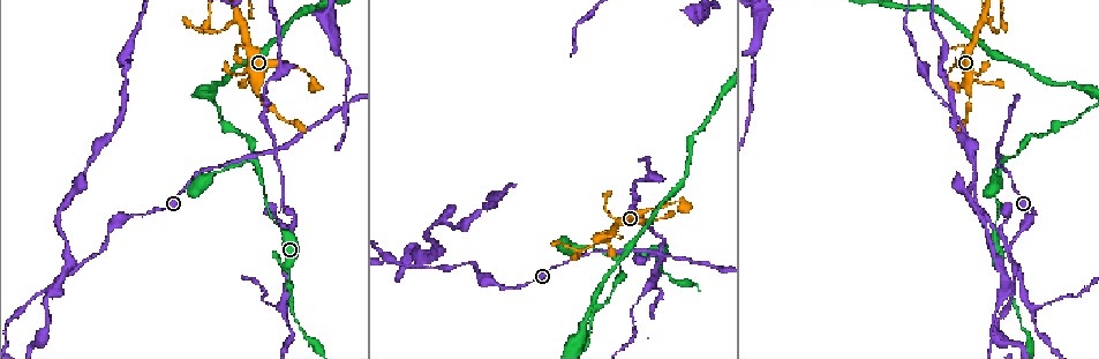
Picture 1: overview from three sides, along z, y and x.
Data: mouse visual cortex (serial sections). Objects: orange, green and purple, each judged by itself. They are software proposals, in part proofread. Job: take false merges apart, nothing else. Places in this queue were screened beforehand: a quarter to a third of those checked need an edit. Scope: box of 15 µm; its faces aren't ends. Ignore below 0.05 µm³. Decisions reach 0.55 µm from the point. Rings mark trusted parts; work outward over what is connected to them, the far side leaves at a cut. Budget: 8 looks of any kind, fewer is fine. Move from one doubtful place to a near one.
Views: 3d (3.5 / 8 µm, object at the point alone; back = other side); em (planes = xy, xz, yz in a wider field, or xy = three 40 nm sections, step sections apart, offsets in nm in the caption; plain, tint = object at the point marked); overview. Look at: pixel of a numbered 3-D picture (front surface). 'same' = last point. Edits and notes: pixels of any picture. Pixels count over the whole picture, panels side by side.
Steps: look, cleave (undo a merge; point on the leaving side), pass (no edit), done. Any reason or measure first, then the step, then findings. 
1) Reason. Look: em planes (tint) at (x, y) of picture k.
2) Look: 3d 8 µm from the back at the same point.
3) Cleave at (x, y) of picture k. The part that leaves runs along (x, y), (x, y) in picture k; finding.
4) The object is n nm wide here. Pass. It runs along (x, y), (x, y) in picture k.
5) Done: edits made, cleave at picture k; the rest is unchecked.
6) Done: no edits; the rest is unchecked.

Three-way junction. Look: 3d 3.5 µm at (237, 17) of picture 1.

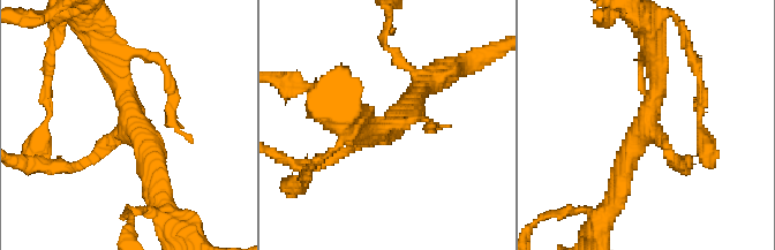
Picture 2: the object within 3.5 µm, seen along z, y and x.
3 arms meet here; the arms are 150, 250, 300 nm wide; shape alone is not enough. Look: em xy step 5 (tint) at (645, 126) of picture 2.

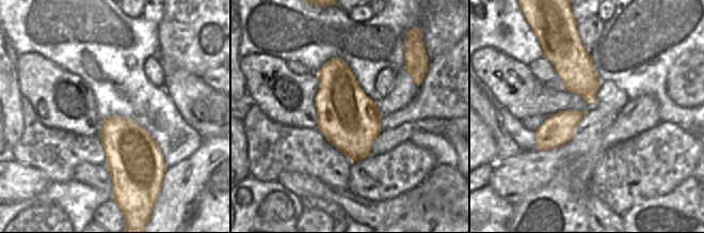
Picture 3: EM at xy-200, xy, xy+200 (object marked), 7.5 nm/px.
Pass. One cell here.

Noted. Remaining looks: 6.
Sharp bend. Look: 3d 3.5 µm at (1003, 159) of picture 1.

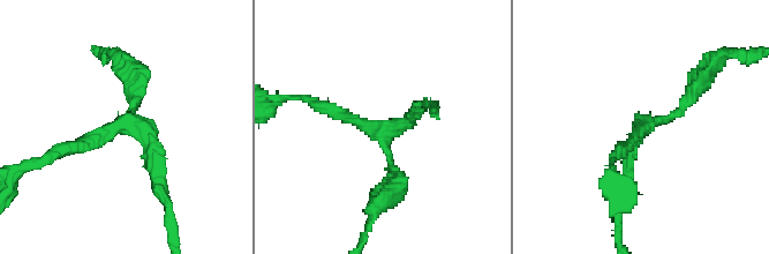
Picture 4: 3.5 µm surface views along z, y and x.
3 arms meet here; the arms are 150, 150, 200 nm wide. Look: em planes (tint) at (649, 127) of picture 4.

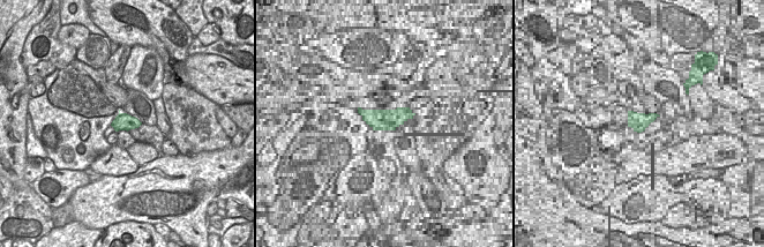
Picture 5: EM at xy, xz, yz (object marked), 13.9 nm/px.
Pass. It runs along (624, 181), (641, 125), (675, 118), (701, 82) in picture 4; all the same cell.

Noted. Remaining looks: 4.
Calibre changes. Look: 3d 3.5 µm at (101, 250) of picture 1.

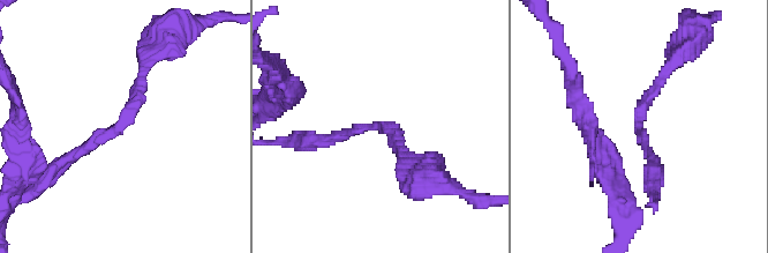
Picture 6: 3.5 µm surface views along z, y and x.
Look: em xy step 3 (tint) at (639, 129) of picture 6.

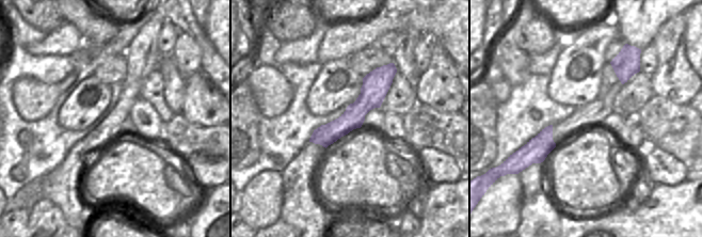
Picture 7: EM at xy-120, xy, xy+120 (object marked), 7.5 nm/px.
Another direction. Look: em xy step 1 (tint) at the same point.

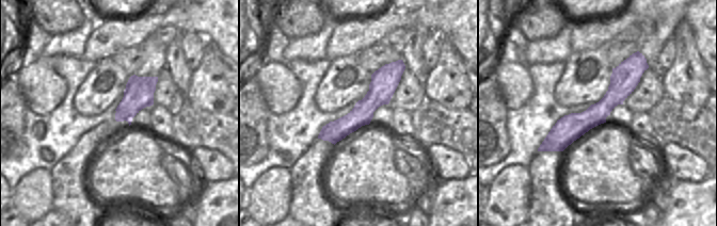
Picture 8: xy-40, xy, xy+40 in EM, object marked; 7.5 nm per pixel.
Pass. It runs along (143, 73), (129, 116), (47, 176) in picture 6; one cell here.

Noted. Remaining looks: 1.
A narrow waist. Look: 3d 3.5 µm at (290, 279) of picture 1.

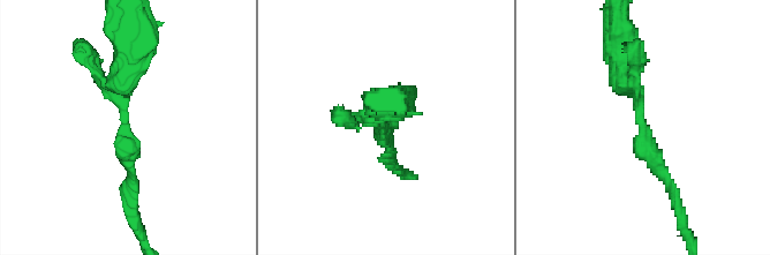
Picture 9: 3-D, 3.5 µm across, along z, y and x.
The arms are 150, 350 nm wide. Pass. It runs along (623, 55), (646, 148), (676, 197) in picture 9; all the same cell.

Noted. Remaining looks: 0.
Done: no edits; the rest is unchecked.

